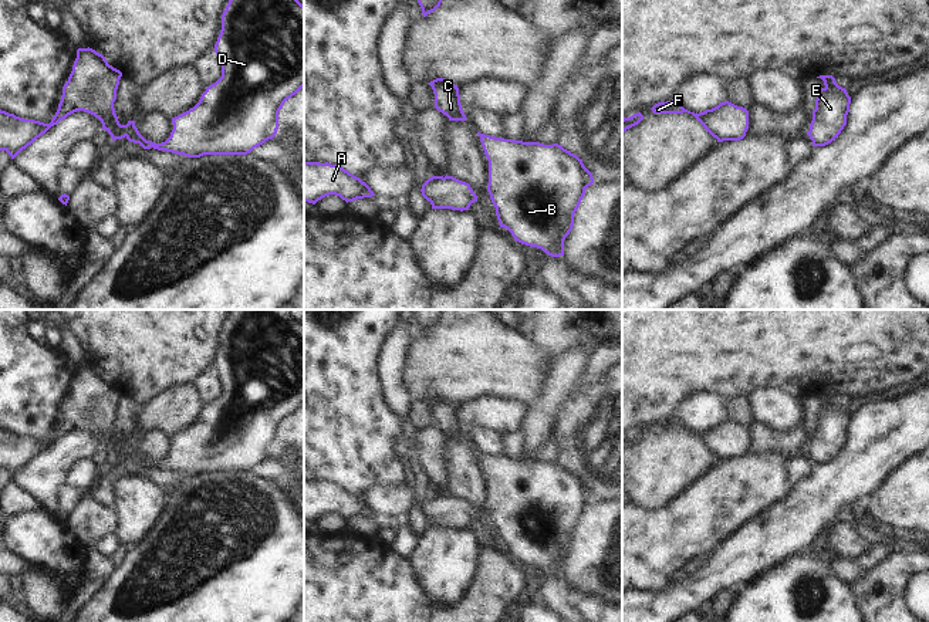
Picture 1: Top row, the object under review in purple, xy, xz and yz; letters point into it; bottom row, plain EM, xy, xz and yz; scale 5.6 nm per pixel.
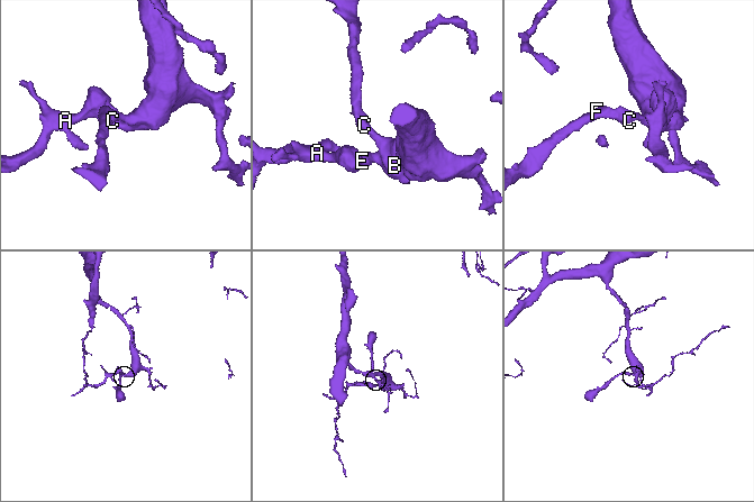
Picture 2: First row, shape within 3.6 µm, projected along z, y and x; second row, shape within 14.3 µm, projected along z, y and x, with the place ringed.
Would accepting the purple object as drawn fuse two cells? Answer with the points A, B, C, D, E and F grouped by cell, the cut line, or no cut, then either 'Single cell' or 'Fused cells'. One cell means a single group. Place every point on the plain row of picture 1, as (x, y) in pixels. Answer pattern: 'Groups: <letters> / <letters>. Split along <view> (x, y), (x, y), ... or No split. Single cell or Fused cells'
Groups: A B C D E F. No split. Single cell.

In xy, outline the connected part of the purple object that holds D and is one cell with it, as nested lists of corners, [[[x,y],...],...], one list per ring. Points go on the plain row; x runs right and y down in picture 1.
[[[233,310],[222,332],[214,371],[222,379],[222,395],[206,406],[193,426],[172,436],[173,447],[162,462],[146,459],[135,439],[119,442],[114,420],[122,391],[88,365],[77,368],[72,389],[50,442],[24,437],[0,427],[0,469],[14,477],[51,444],[77,429],[84,429],[101,439],[102,447],[112,459],[126,456],[143,467],[153,466],[188,476],[247,473],[276,454],[280,427],[304,405],[304,324],[293,310]]]

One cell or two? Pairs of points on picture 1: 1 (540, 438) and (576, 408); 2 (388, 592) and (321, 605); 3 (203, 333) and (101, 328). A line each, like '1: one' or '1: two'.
1: two
2: one
3: one

